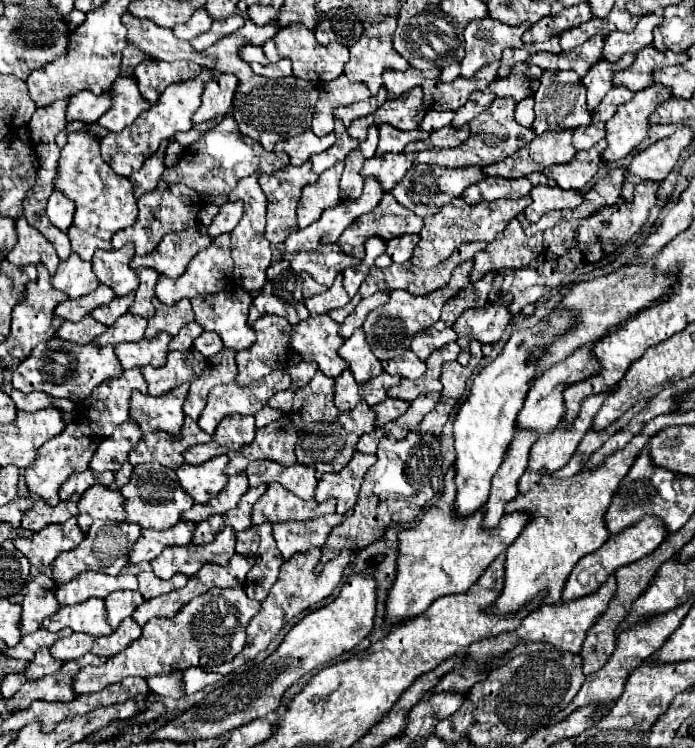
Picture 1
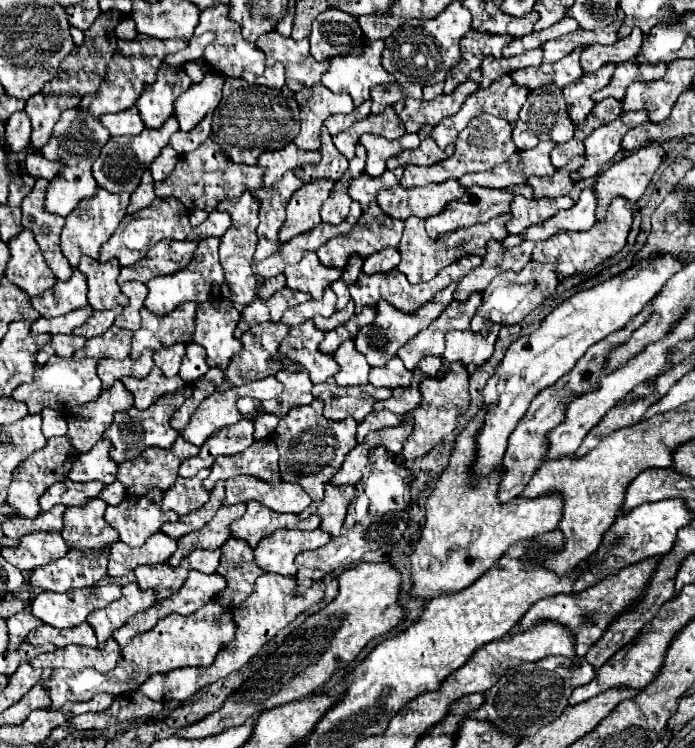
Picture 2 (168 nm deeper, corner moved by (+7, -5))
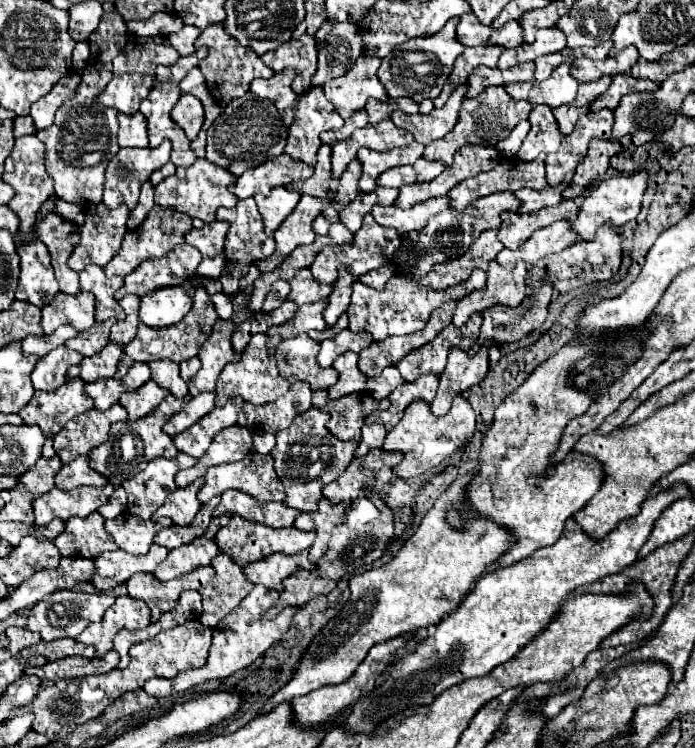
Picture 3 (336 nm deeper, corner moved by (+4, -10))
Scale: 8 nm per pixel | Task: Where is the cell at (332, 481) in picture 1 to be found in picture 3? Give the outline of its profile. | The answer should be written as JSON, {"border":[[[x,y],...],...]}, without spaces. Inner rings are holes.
{"border":[[[321,499],[317,511],[308,512],[310,515],[306,516],[301,516],[301,514],[299,514],[297,517],[298,522],[295,519],[294,524],[296,528],[298,527],[297,529],[316,532],[317,539],[315,539],[315,543],[313,543],[311,547],[313,547],[313,551],[317,549],[317,551],[315,551],[317,555],[323,555],[323,553],[327,551],[333,529],[338,525],[338,521],[339,523],[343,521],[347,508],[350,506],[345,502],[340,502],[338,504],[332,504],[329,503],[327,499]],[[338,504],[340,504],[340,506],[342,504],[343,506],[339,507]],[[344,505],[346,505],[346,508]],[[300,516],[306,518],[299,519]],[[319,547],[323,547],[323,551],[319,551]]]}

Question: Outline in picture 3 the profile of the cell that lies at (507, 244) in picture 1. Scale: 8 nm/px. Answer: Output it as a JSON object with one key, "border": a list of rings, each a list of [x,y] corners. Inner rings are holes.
{"border":[[[491,263],[487,271],[487,289],[473,293],[471,303],[469,297],[457,301],[453,325],[461,327],[473,313],[481,313],[493,305],[507,305],[507,307],[519,305],[527,297],[525,275],[527,275],[525,263],[517,263],[513,269],[505,269],[497,263]]]}

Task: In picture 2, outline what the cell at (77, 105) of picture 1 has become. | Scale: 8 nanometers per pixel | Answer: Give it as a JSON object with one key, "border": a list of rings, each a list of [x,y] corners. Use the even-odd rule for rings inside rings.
{"border":[[[138,36],[136,40],[132,42],[126,42],[126,40],[120,40],[118,42],[118,48],[112,56],[112,60],[108,62],[108,70],[106,70],[106,78],[104,82],[100,84],[98,92],[96,94],[90,94],[90,96],[84,96],[82,102],[80,102],[80,110],[88,112],[88,114],[94,114],[96,118],[100,114],[106,114],[106,112],[122,112],[126,108],[132,108],[134,102],[138,100],[144,84],[150,84],[154,82],[156,78],[156,70],[158,66],[164,62],[164,56],[166,54],[172,54],[176,50],[182,50],[186,48],[188,44],[182,42],[182,40],[154,40],[154,38],[146,38],[146,36]]]}

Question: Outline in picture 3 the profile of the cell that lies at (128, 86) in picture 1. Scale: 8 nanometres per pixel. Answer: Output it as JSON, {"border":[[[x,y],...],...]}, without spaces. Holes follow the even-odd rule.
{"border":[[[119,113],[119,147],[143,149],[149,145],[147,119],[143,113]]]}

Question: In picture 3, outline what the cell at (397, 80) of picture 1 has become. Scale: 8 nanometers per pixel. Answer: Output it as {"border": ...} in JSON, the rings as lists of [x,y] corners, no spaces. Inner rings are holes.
{"border":[[[369,99],[365,105],[365,111],[369,115],[369,123],[377,125],[379,121],[383,121],[385,117],[389,117],[389,111],[393,109],[393,103],[379,103],[377,99]]]}

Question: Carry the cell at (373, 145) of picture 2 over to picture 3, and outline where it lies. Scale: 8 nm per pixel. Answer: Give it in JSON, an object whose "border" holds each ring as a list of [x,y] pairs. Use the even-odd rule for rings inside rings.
{"border":[[[411,143],[403,149],[391,149],[391,151],[385,151],[385,153],[379,153],[379,151],[373,151],[373,149],[359,149],[357,151],[357,159],[363,167],[361,171],[361,179],[359,179],[359,191],[361,193],[371,193],[377,185],[375,185],[375,179],[391,169],[391,167],[399,167],[399,165],[411,165],[415,163],[419,157],[423,155],[423,145],[419,143]]]}

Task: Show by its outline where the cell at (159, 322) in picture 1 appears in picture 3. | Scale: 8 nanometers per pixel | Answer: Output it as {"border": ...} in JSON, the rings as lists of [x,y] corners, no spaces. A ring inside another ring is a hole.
{"border":[[[203,287],[197,289],[195,295],[201,295],[201,299],[205,299],[205,301],[201,301],[201,303],[195,301],[193,309],[179,323],[175,323],[171,327],[163,327],[163,329],[153,329],[153,327],[147,327],[143,323],[139,323],[135,339],[129,345],[125,345],[123,359],[119,361],[119,367],[117,367],[117,373],[115,373],[117,379],[121,379],[123,373],[131,367],[131,363],[137,363],[137,361],[149,363],[149,361],[155,361],[155,359],[169,359],[169,361],[181,363],[181,361],[185,361],[185,359],[189,359],[197,353],[197,349],[209,339],[211,329],[213,329],[215,321],[219,319],[219,315],[215,313],[213,301]]]}

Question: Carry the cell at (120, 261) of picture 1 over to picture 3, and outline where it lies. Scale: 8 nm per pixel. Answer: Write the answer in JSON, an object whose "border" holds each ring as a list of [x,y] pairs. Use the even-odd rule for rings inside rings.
{"border":[[[89,265],[83,273],[79,273],[81,289],[91,291],[95,295],[95,321],[117,319],[123,321],[125,313],[115,301],[115,291],[123,285],[123,279],[107,279],[99,265]]]}

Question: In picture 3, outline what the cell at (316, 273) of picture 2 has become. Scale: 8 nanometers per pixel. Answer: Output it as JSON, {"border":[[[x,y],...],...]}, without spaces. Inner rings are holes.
{"border":[[[309,269],[297,271],[297,275],[289,281],[291,285],[291,293],[287,295],[287,301],[295,303],[295,305],[303,305],[303,303],[313,303],[313,301],[321,301],[327,299],[331,293],[331,285],[321,285],[313,279]]]}

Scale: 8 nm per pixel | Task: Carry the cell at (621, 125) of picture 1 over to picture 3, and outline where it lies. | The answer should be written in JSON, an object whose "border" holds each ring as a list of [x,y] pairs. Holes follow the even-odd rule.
{"border":[[[623,137],[617,141],[591,141],[587,155],[583,157],[583,161],[579,161],[569,187],[563,191],[563,199],[577,199],[579,195],[583,195],[599,177],[607,173],[609,159],[617,153],[623,153],[629,145],[631,137]]]}

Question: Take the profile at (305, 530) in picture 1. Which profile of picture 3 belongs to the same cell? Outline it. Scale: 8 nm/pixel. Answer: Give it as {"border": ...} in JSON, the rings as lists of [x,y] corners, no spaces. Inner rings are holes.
{"border":[[[301,551],[299,555],[269,555],[263,561],[251,563],[249,567],[243,569],[247,579],[251,579],[253,585],[265,585],[267,589],[273,591],[283,591],[283,579],[299,569],[313,571],[315,565],[307,559],[307,551]]]}

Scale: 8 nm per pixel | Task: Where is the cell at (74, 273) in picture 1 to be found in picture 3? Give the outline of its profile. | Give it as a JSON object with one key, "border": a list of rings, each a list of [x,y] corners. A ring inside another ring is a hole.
{"border":[[[85,291],[77,295],[57,293],[55,299],[43,307],[41,313],[43,313],[41,327],[45,335],[51,335],[59,325],[71,325],[77,331],[85,331],[95,323],[93,295]]]}

